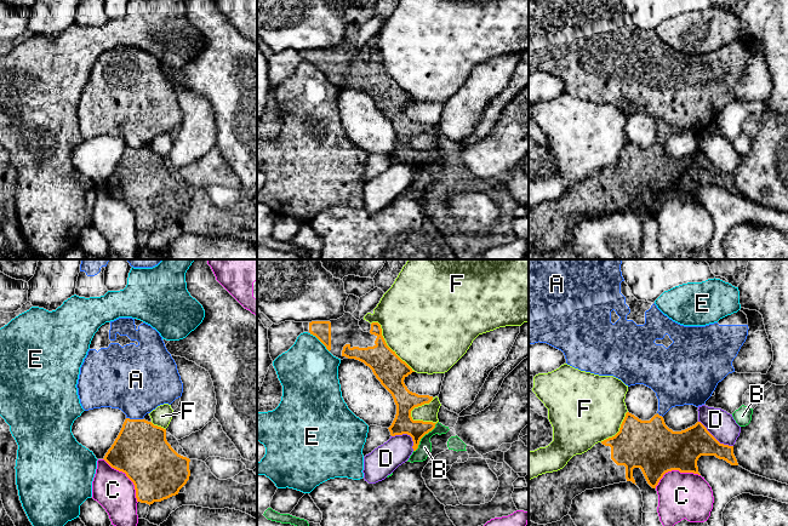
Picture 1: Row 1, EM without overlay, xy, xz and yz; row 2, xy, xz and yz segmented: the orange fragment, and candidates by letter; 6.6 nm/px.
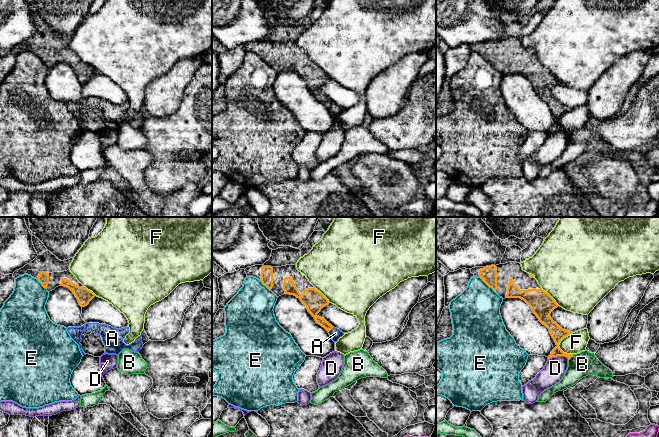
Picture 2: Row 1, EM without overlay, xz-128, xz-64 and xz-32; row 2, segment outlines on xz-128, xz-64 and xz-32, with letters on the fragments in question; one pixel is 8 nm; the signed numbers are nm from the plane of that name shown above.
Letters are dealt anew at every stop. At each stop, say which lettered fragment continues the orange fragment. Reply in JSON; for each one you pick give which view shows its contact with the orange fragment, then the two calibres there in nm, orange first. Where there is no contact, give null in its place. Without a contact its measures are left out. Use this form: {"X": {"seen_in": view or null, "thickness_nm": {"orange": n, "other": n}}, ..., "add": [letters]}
{"add": []}

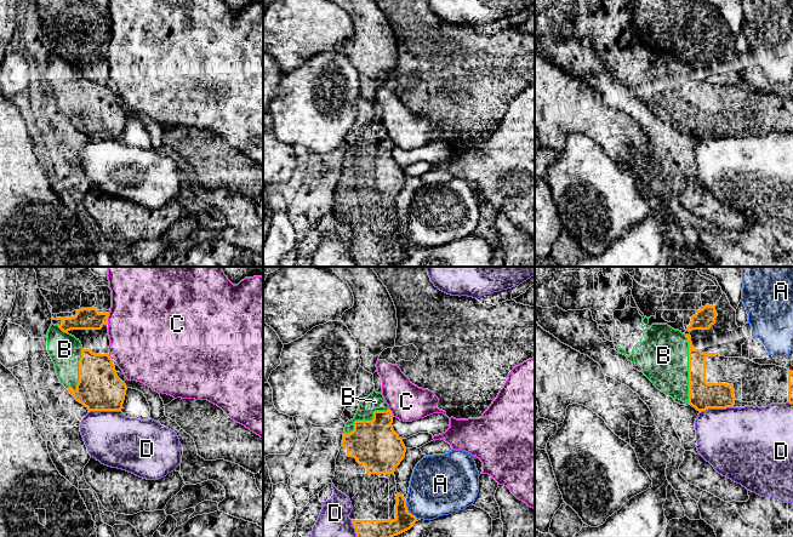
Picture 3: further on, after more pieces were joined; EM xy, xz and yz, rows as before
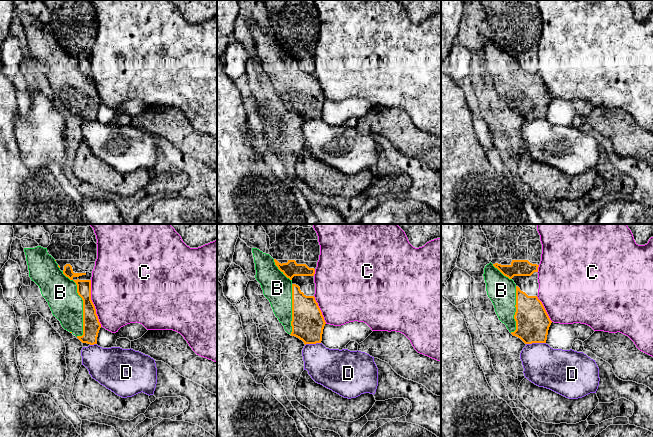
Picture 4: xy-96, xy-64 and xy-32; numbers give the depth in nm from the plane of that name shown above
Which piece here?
{"B": {"seen_in": "yz", "thickness_nm": {"orange": 190, "other": 320}}, "add": ["B"]}

